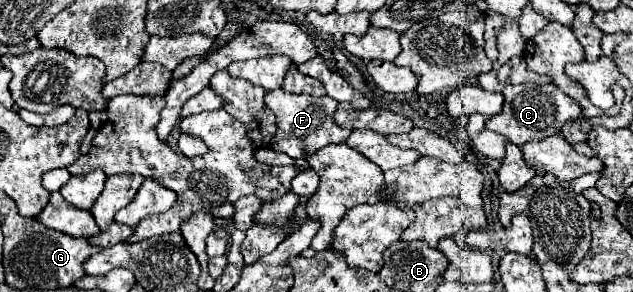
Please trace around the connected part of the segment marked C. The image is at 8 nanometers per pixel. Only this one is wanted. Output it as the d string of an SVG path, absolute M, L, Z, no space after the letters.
M494 70L488 74L482 74L478 78L482 88L490 88L490 90L500 90L504 94L504 108L500 114L490 116L486 120L486 128L492 132L502 134L504 138L508 138L508 142L522 146L528 140L536 140L536 138L546 138L546 136L554 136L562 132L562 126L576 118L576 114L580 114L580 108L576 106L576 102L572 104L572 100L558 90L554 84L522 84L522 86L500 86L500 82L496 82L496 74Z

